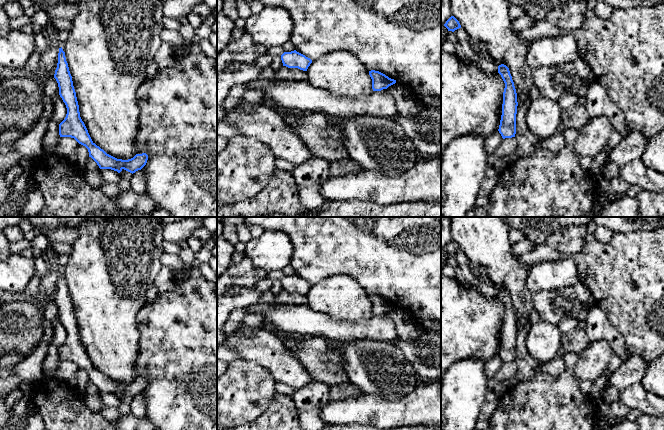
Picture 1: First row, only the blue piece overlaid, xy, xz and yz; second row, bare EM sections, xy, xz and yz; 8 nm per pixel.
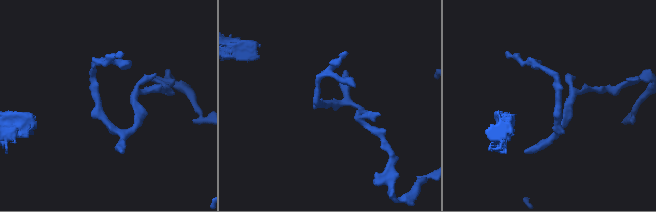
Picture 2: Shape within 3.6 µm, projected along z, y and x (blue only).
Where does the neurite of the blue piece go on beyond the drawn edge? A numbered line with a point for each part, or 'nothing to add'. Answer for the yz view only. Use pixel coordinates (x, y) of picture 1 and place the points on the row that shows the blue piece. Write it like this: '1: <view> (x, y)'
nothing to add

